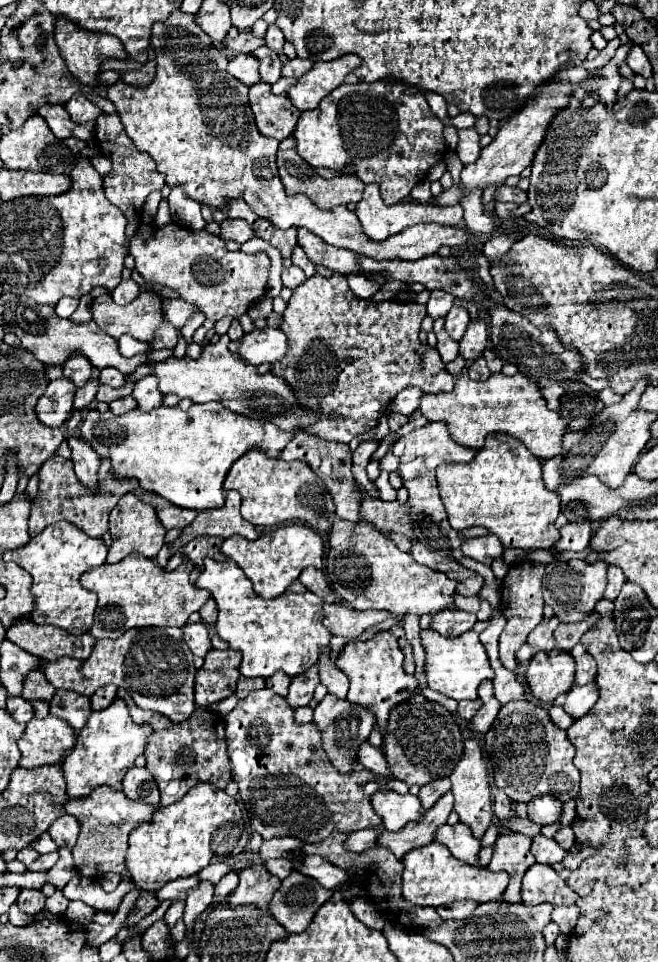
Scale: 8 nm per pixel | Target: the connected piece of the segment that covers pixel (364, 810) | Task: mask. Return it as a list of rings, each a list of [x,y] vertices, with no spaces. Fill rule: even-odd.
[[[270,689],[250,691],[248,697],[240,699],[238,705],[224,717],[226,721],[226,743],[228,757],[232,759],[232,779],[240,787],[240,797],[250,813],[252,831],[260,833],[262,839],[272,837],[298,837],[304,843],[318,843],[332,835],[332,831],[358,831],[366,827],[380,827],[382,819],[374,813],[370,799],[374,791],[386,791],[388,775],[384,781],[378,781],[378,775],[372,771],[356,771],[356,773],[338,773],[330,759],[326,759],[326,751],[322,747],[322,733],[314,723],[296,723],[294,709],[286,703],[284,697],[276,695]]]

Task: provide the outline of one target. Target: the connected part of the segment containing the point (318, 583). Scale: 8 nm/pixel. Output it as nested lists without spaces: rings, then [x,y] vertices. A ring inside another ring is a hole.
[[[308,567],[306,571],[302,571],[302,575],[298,579],[302,581],[302,585],[306,589],[310,589],[316,595],[320,595],[326,603],[334,603],[334,591],[326,583],[323,570],[316,569],[316,567]]]

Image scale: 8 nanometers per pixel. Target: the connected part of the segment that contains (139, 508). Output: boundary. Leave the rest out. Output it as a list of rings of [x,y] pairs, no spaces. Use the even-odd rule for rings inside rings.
[[[126,493],[110,513],[110,535],[112,535],[112,545],[108,549],[106,563],[118,563],[130,553],[140,553],[148,559],[156,557],[160,547],[164,545],[166,529],[162,527],[162,523],[156,517],[156,511],[150,505],[142,503],[134,493]]]

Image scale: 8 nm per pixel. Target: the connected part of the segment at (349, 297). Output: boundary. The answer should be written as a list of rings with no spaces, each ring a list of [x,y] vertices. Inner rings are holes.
[[[334,273],[332,277],[314,275],[306,279],[300,287],[294,289],[294,295],[288,301],[284,311],[284,321],[280,329],[290,339],[288,355],[272,365],[272,373],[280,375],[294,389],[298,401],[312,409],[322,409],[324,417],[308,427],[308,433],[314,433],[326,441],[350,443],[358,433],[370,431],[378,423],[382,407],[392,401],[406,387],[420,387],[424,393],[450,391],[454,387],[454,377],[446,371],[438,351],[434,349],[434,359],[420,359],[424,345],[418,339],[420,321],[426,317],[426,307],[420,303],[400,303],[400,301],[372,301],[358,299],[346,281],[346,275]],[[330,413],[336,413],[336,419],[328,419]]]

